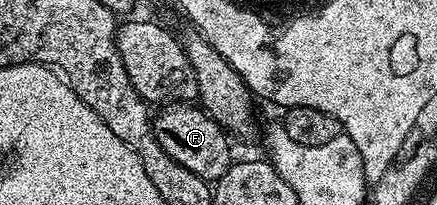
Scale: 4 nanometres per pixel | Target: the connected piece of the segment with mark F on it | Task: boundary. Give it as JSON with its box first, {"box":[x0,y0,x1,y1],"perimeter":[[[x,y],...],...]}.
{"box":[152,101,234,183],"perimeter":[[[174,101],[161,109],[164,110],[160,114],[155,114],[152,130],[170,159],[178,159],[186,171],[194,171],[194,175],[209,183],[214,183],[234,164],[229,134],[199,104]]]}

